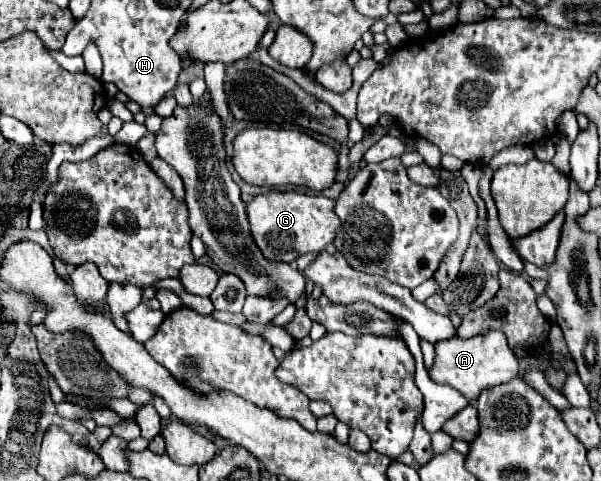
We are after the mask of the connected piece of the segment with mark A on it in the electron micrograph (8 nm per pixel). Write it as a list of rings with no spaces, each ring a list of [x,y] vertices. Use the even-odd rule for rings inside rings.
[[[486,331],[472,339],[454,337],[454,339],[436,343],[436,361],[430,369],[432,381],[458,389],[470,401],[478,399],[478,395],[484,389],[496,387],[500,383],[508,383],[516,375],[518,375],[518,359],[500,331]]]

